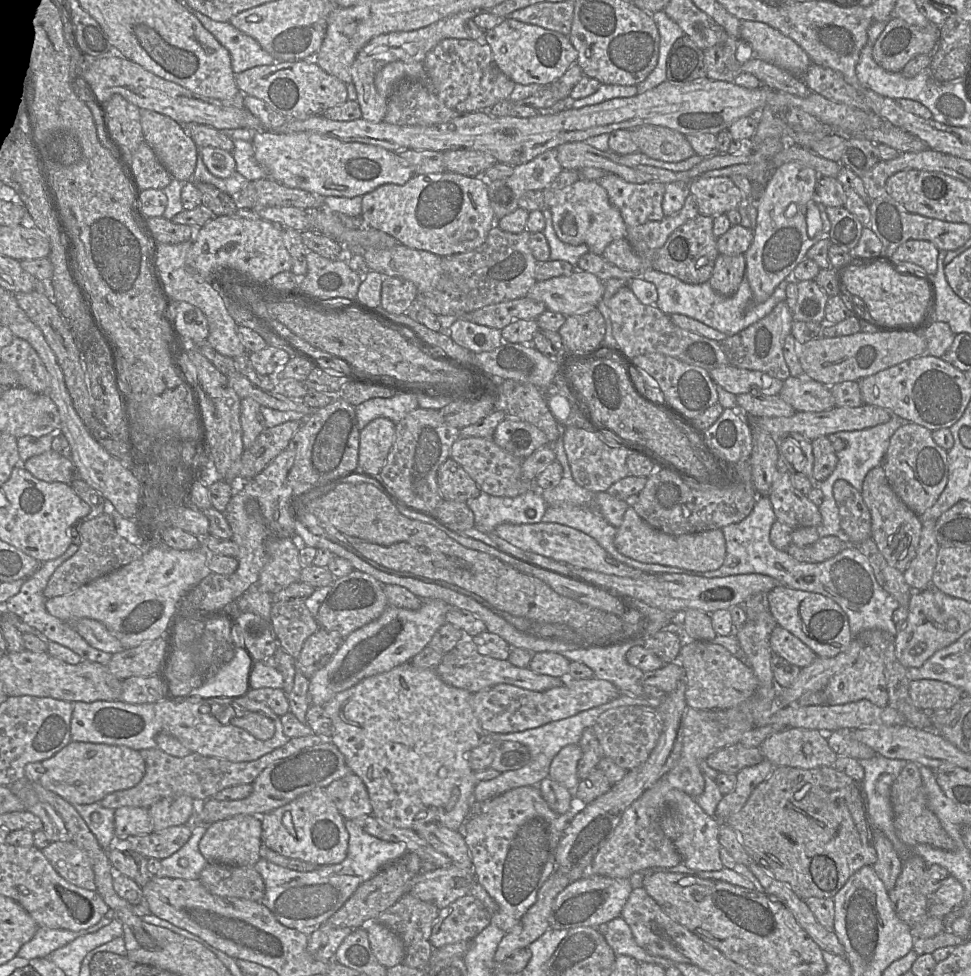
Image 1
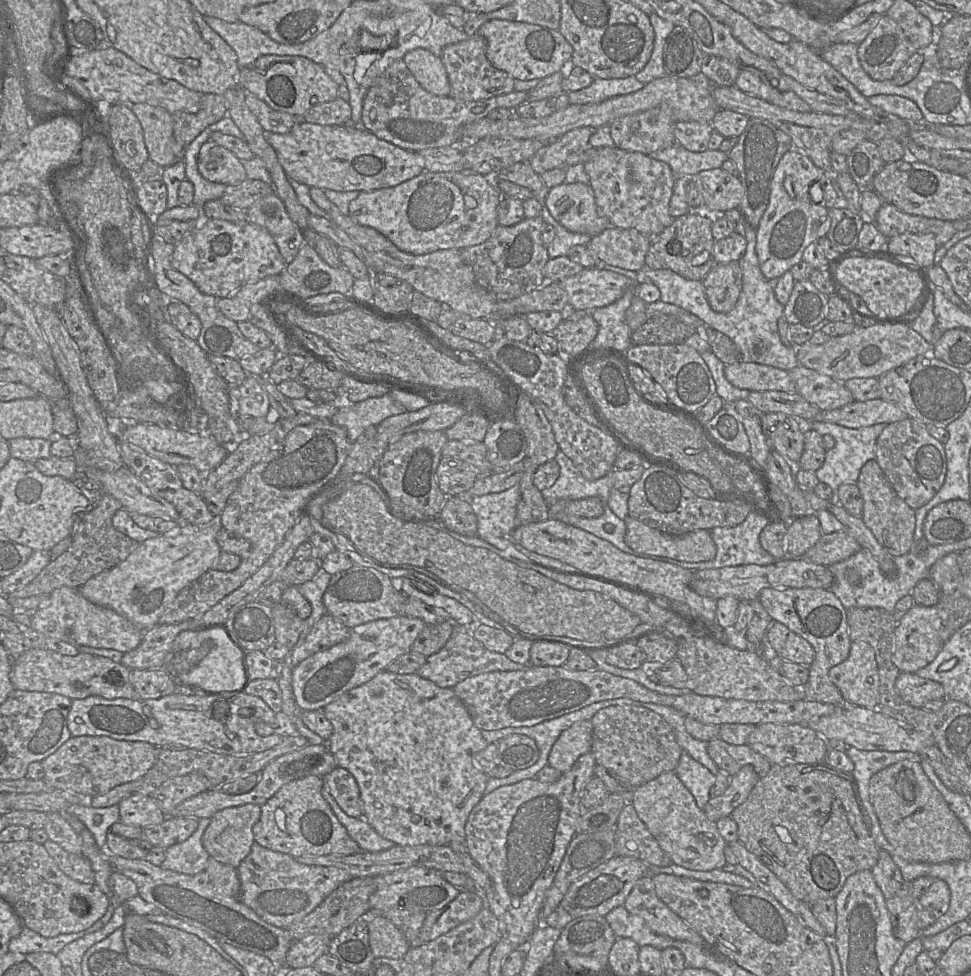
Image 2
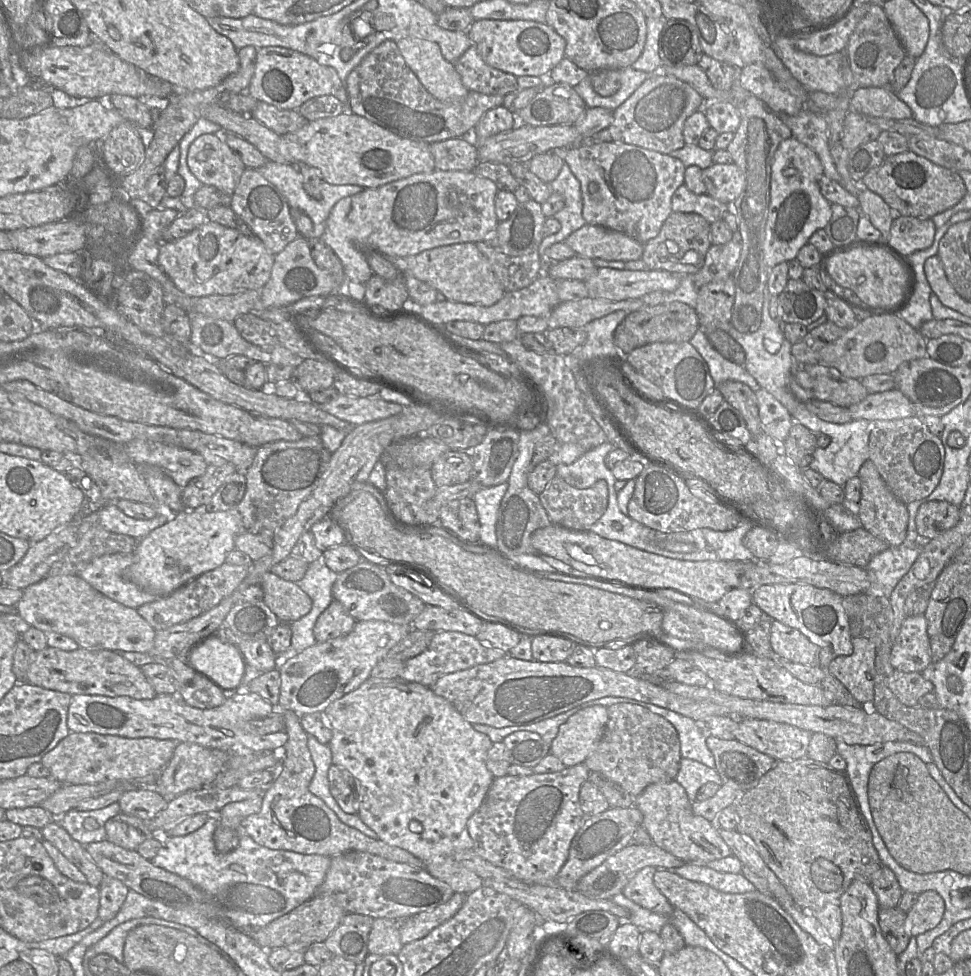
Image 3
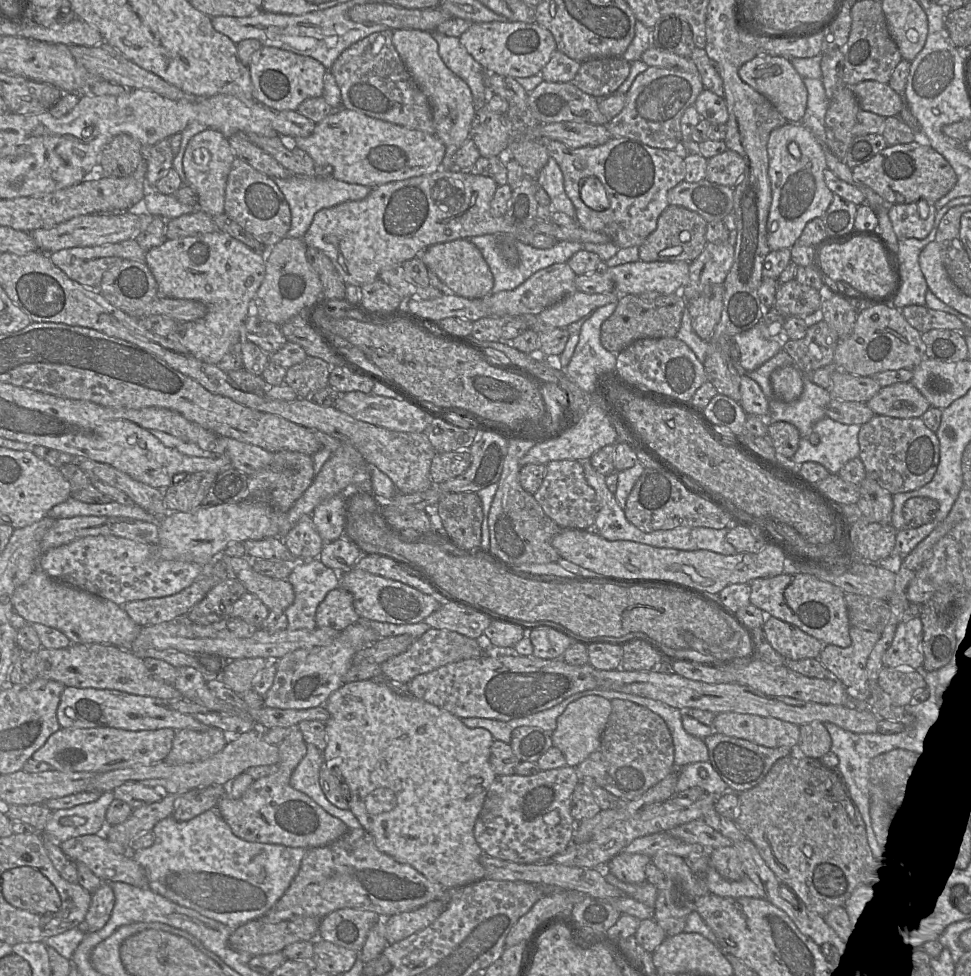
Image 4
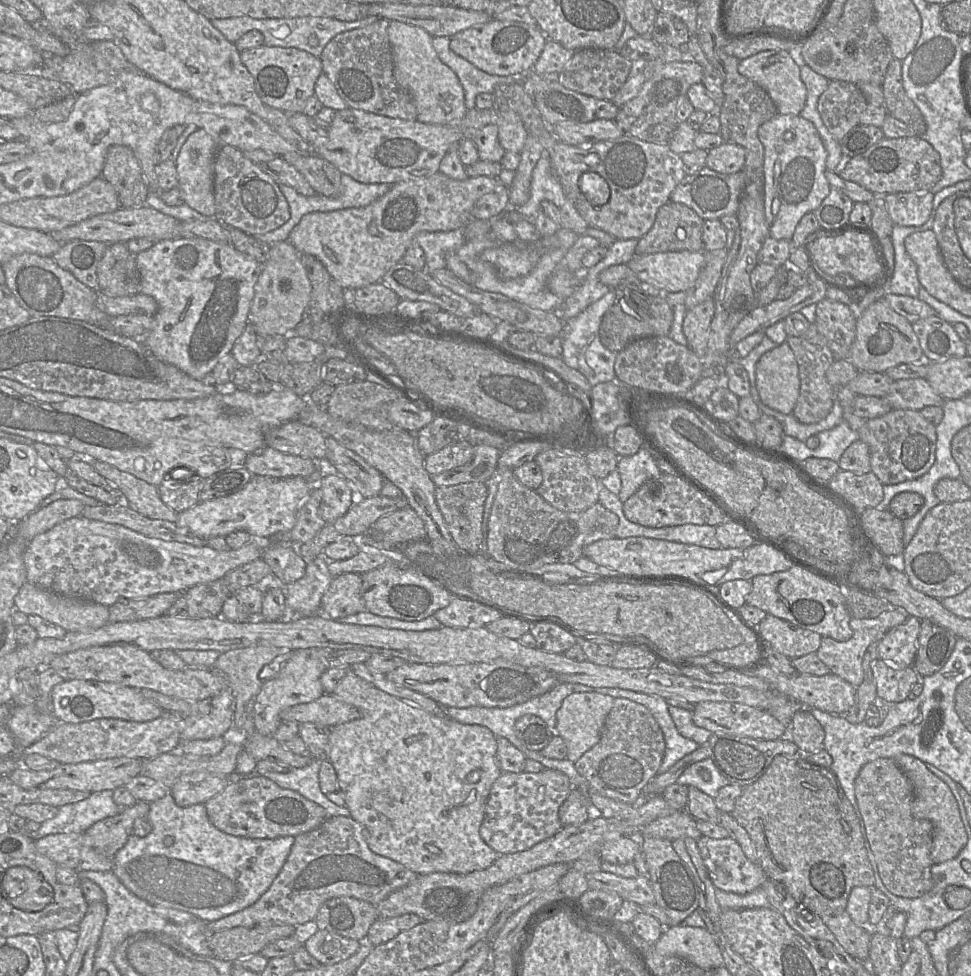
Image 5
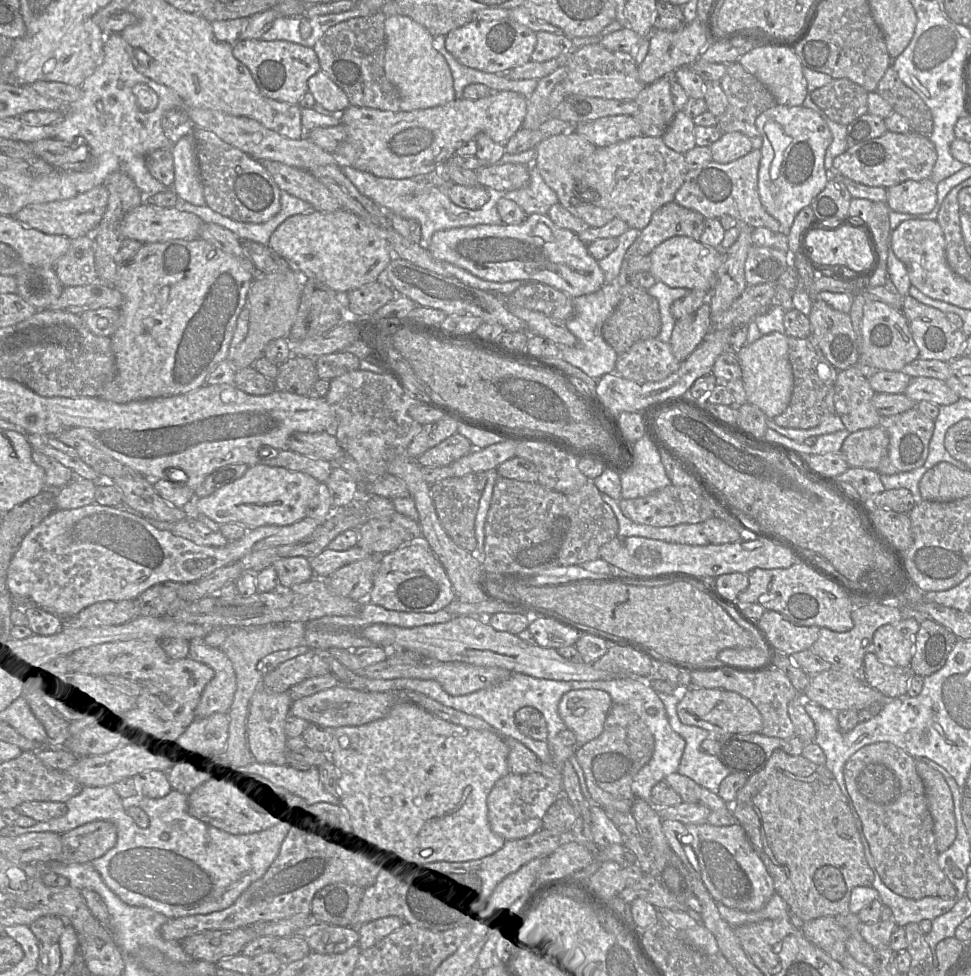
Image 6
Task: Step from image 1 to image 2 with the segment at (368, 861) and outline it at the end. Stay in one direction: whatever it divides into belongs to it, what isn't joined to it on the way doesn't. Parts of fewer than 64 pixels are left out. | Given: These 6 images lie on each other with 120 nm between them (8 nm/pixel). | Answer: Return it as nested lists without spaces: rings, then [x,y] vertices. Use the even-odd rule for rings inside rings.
[[[325,781],[322,796],[329,803],[340,823],[346,828],[349,836],[359,845],[361,851],[381,852],[395,846],[394,842],[379,835],[363,817],[348,816],[329,793]],[[256,842],[236,869],[242,902],[264,921],[284,929],[311,913],[330,893],[354,878],[344,869],[302,864],[288,854],[270,850]]]

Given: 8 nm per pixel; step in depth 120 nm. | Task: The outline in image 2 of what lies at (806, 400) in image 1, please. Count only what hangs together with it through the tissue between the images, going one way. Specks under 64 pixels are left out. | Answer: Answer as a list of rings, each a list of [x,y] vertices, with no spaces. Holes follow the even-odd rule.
[[[802,365],[789,371],[796,392],[821,411],[834,410],[854,401],[844,382],[836,381]]]

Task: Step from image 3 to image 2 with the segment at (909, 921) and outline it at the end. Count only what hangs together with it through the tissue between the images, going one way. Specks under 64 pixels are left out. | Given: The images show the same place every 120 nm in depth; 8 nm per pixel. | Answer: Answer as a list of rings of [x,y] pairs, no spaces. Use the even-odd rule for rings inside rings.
[[[935,879],[918,900],[918,926],[921,931],[946,914],[950,899],[948,884],[943,880]]]

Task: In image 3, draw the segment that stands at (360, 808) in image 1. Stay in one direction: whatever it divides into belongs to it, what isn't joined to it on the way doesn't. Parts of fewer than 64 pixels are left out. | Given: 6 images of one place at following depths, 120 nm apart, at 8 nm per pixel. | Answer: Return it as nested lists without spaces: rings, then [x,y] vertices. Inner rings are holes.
[[[332,764],[327,774],[329,790],[339,807],[348,814],[357,814],[355,779],[344,767]]]

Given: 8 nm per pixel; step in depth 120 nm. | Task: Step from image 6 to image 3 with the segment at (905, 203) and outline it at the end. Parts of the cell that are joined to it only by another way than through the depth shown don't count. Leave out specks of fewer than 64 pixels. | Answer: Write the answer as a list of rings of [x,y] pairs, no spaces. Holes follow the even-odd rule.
[[[897,216],[890,229],[890,246],[900,254],[910,254],[929,248],[934,241],[936,227],[932,219]]]

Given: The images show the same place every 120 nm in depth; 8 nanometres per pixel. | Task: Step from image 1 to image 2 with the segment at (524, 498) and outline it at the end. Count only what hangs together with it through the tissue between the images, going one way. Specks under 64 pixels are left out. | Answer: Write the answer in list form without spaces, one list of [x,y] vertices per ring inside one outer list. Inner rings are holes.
[[[519,485],[498,493],[469,499],[477,517],[477,535],[487,538],[510,537],[516,529],[517,507],[521,500]]]

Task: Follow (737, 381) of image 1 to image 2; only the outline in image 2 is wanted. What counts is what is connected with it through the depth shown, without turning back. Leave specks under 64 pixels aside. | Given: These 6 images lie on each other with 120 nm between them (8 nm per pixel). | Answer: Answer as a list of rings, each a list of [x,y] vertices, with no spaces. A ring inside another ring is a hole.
[[[739,361],[725,365],[724,375],[733,386],[740,389],[796,392],[789,371],[773,366]]]

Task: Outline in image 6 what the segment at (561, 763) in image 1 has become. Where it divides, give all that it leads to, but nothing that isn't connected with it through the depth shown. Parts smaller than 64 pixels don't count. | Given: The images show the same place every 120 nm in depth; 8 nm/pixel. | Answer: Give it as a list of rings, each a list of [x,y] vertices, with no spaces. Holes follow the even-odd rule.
[[[599,689],[571,690],[562,696],[558,713],[566,728],[575,734],[577,747],[601,734],[612,705],[610,695]]]

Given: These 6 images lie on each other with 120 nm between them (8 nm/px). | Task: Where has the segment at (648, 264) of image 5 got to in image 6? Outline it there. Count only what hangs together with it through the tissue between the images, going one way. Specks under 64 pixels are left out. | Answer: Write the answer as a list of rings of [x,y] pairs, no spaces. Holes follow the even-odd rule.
[[[674,236],[655,247],[649,257],[651,260],[649,272],[656,281],[663,282],[670,288],[709,291],[710,295],[717,271],[725,261],[725,252],[719,248],[701,244],[687,236]]]

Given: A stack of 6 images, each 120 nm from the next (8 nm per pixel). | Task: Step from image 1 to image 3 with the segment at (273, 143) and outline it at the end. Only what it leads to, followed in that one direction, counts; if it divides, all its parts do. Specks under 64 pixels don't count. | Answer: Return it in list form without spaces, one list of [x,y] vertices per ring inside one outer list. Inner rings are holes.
[[[344,111],[337,116],[307,121],[298,130],[282,135],[282,140],[286,146],[286,157],[292,157],[292,164],[304,163],[317,168],[322,179],[334,185],[352,184],[376,188],[417,173],[436,170],[430,144],[400,138],[363,116]]]

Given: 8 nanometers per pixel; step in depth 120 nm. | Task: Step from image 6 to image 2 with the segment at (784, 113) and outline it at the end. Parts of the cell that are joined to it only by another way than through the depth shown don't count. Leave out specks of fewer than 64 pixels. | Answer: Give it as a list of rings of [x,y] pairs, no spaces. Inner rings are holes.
[[[792,148],[779,161],[774,172],[770,199],[756,229],[756,254],[763,276],[774,279],[782,276],[802,260],[805,248],[827,235],[831,227],[828,209],[812,201],[810,187],[819,182],[824,172],[811,159]]]

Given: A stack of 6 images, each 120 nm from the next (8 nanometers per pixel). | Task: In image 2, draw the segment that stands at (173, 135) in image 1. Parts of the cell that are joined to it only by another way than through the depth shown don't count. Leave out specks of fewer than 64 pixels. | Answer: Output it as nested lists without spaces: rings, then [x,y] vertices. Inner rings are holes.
[[[134,103],[129,107],[141,124],[148,159],[162,168],[183,160],[172,151],[173,119],[169,112],[146,103]]]

